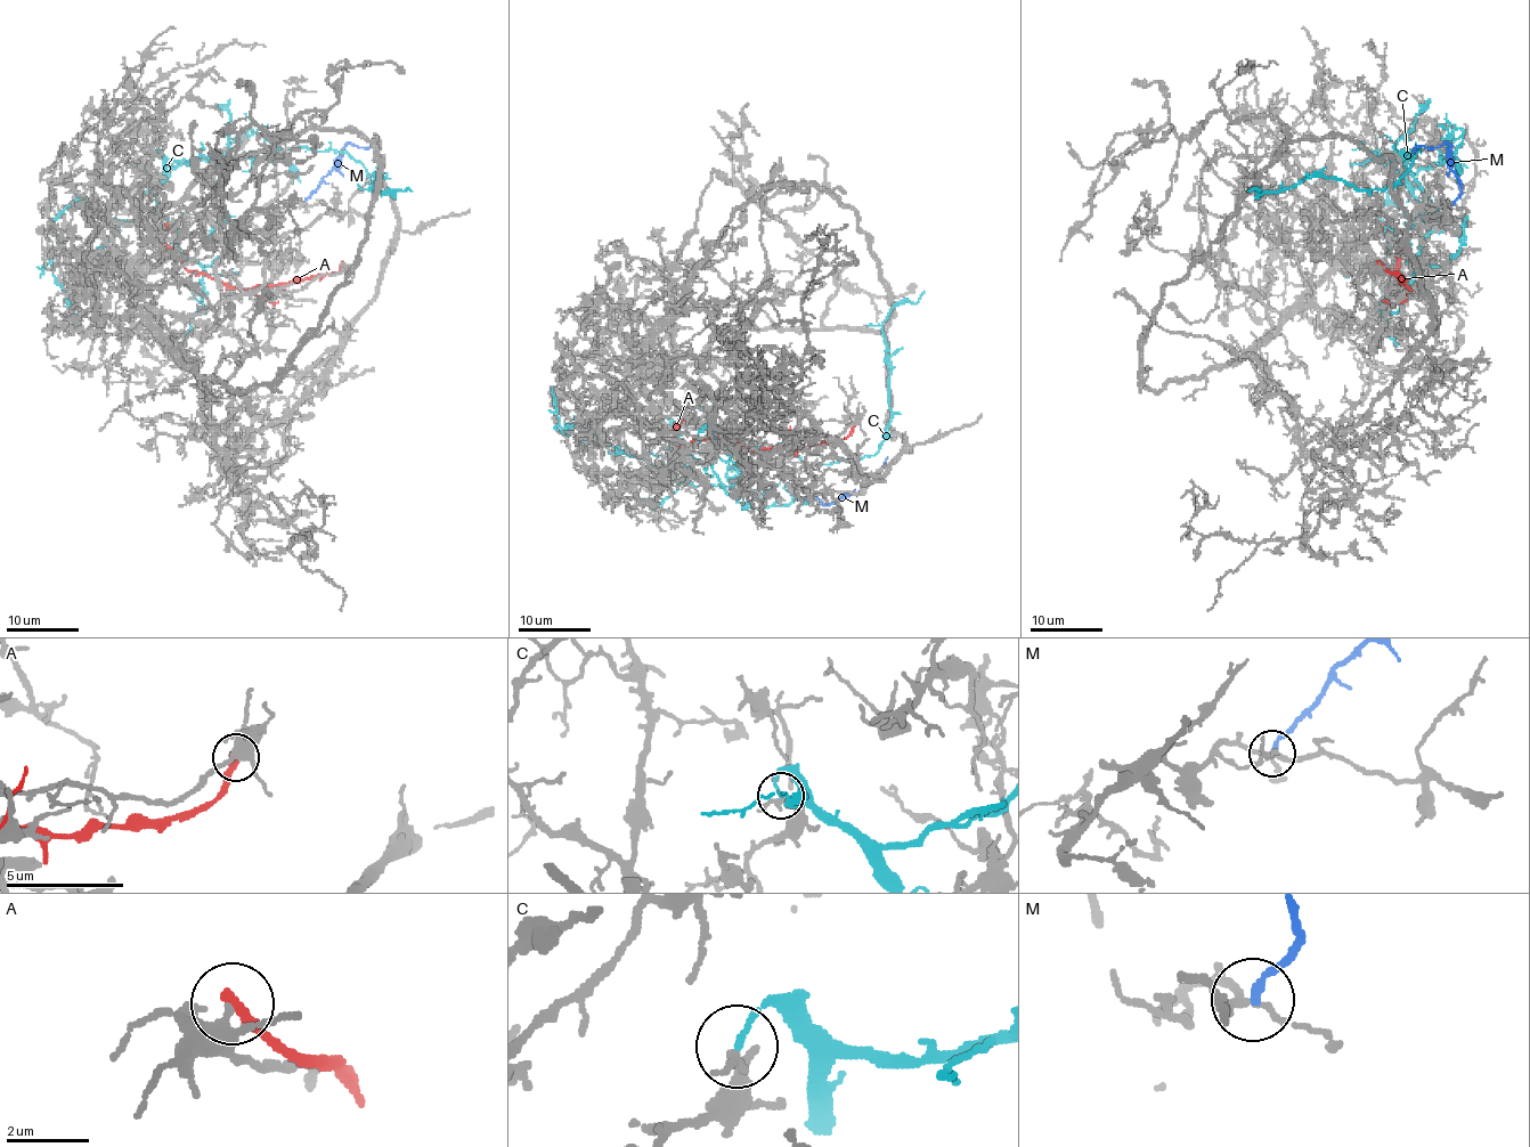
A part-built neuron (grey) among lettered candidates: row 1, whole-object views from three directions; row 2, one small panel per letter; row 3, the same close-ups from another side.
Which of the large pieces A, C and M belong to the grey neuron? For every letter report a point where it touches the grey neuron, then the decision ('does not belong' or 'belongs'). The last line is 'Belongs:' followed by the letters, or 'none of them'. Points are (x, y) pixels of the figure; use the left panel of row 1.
A: meets grey at (342, 263); does not belong
C: meets grey at (151, 159); does not belong
M: meets grey at (303, 204); does not belong
Belongs: none of them

